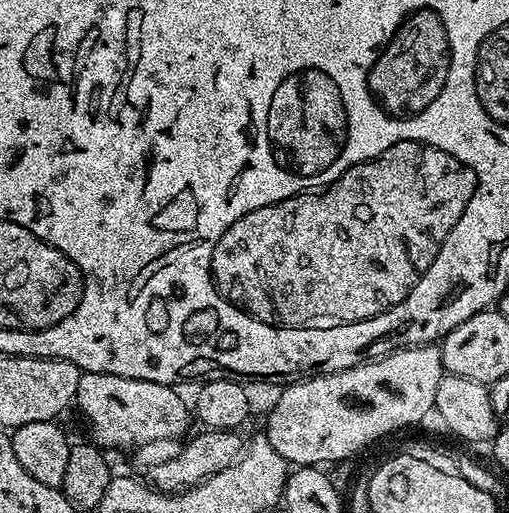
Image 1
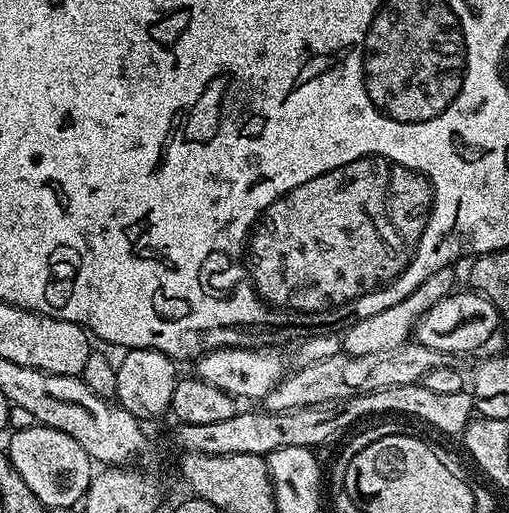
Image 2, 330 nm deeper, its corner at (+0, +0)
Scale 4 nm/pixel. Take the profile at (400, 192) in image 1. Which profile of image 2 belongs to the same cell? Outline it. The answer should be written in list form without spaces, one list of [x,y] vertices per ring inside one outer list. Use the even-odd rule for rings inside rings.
[[[363,156],[354,162],[346,162],[346,166],[338,166],[326,174],[318,174],[318,178],[310,178],[310,182],[302,182],[302,186],[290,190],[284,196],[279,196],[265,212],[261,212],[260,219],[251,225],[250,235],[246,241],[248,275],[251,276],[260,299],[277,310],[321,312],[334,306],[342,306],[354,298],[362,298],[362,294],[376,291],[394,278],[398,278],[398,274],[402,274],[402,270],[412,261],[412,255],[416,253],[430,213],[432,213],[432,186],[428,182],[428,177],[421,176],[420,173],[401,164],[393,164],[385,156]]]

